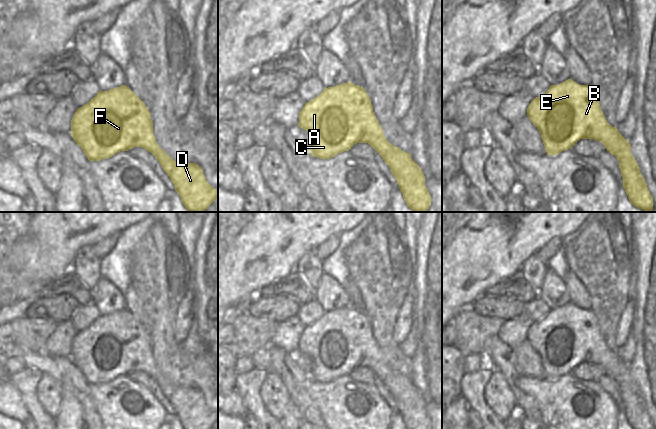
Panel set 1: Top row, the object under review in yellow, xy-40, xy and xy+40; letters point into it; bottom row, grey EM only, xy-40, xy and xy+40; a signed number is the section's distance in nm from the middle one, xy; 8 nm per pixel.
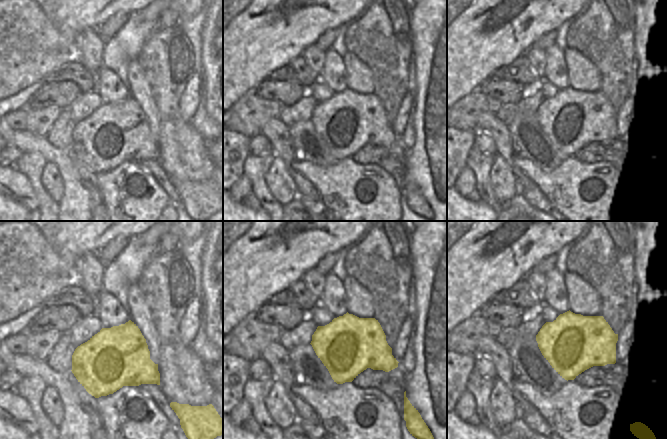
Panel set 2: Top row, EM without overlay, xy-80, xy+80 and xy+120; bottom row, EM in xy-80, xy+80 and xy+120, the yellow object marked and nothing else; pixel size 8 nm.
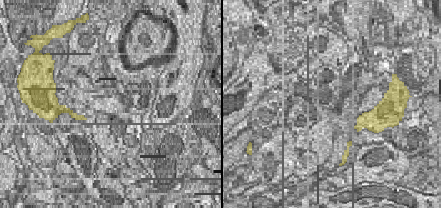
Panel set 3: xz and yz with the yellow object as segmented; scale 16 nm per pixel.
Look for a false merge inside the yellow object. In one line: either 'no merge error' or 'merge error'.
no merge error

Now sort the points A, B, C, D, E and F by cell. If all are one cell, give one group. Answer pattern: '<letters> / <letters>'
A B C D E F

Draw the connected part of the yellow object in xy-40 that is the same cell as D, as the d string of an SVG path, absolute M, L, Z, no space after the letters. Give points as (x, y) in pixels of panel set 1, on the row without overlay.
M126 309L99 315L86 329L78 332L71 344L71 360L89 385L108 383L120 375L142 371L152 377L169 400L183 429L211 429L218 415L206 404L196 387L174 385L156 366L149 333Z

